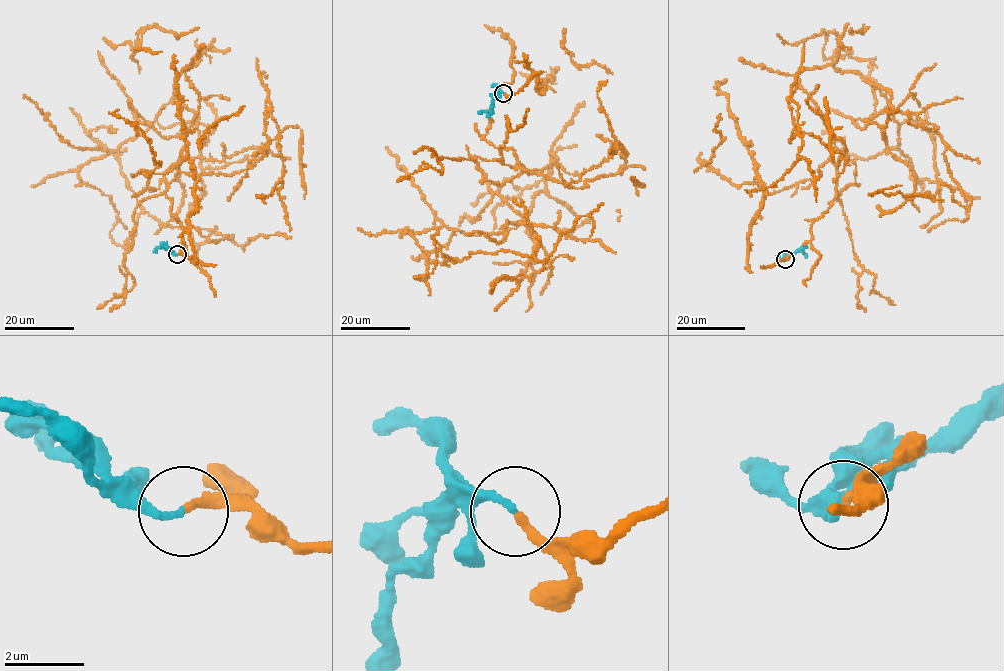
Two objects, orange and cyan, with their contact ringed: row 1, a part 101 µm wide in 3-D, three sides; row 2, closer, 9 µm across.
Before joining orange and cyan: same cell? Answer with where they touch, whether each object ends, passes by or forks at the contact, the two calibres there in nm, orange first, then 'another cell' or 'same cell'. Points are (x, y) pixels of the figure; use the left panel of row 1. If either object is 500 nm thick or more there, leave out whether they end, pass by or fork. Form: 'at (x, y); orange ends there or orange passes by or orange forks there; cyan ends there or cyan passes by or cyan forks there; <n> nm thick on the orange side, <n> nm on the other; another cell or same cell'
at (177, 254); orange ends there; cyan ends there; 200 nm thick on the orange side, 170 nm on the other; same cell

